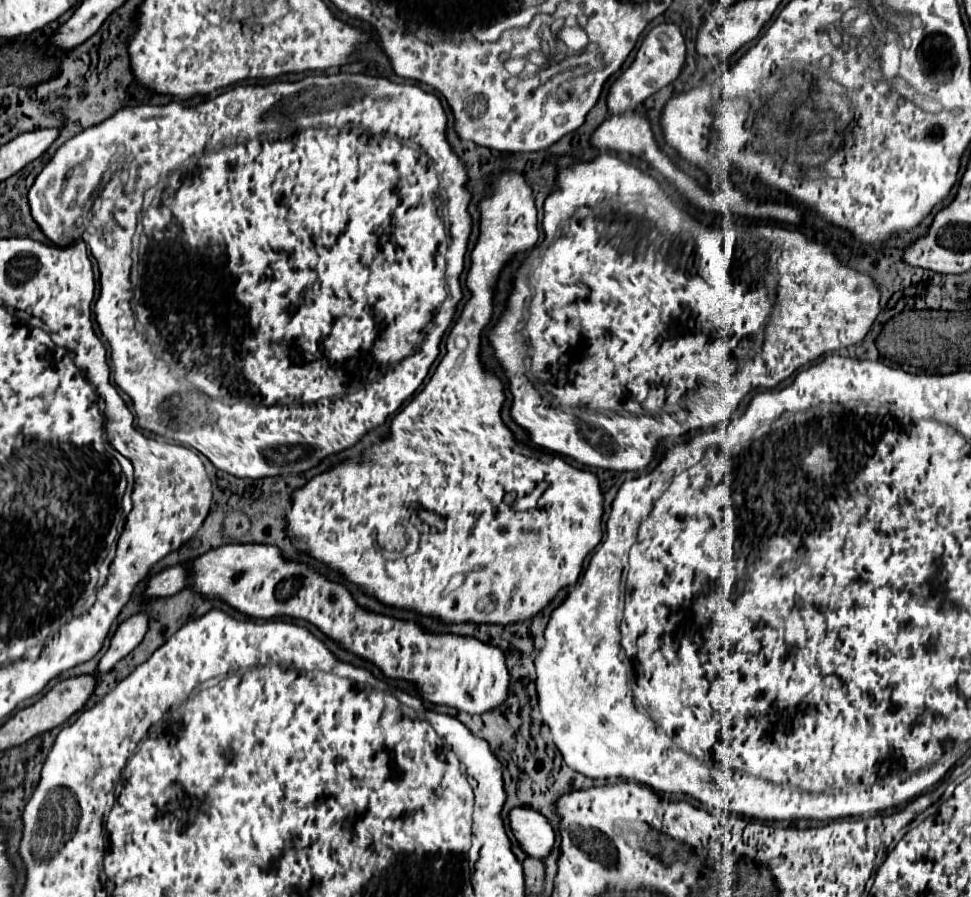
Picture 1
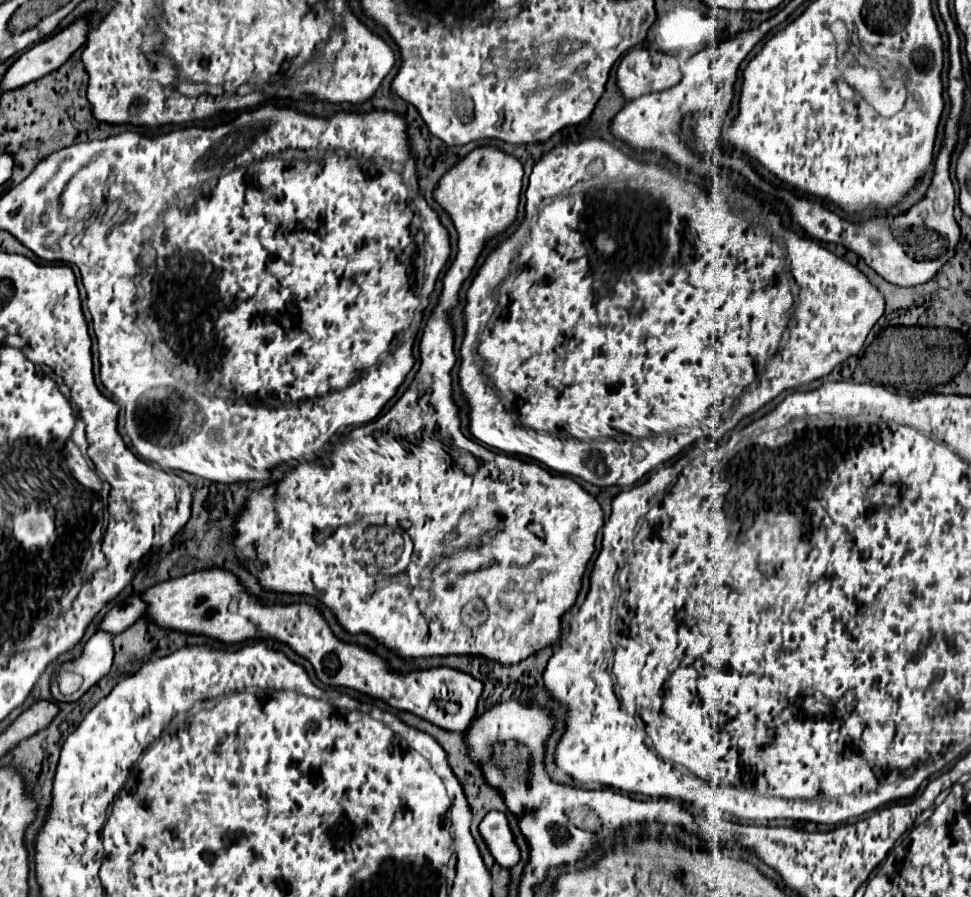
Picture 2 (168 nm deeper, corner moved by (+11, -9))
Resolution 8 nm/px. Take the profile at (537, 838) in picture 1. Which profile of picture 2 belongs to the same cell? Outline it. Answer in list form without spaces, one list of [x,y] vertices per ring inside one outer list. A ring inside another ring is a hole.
[[[490,811],[482,819],[478,829],[480,829],[490,853],[502,867],[514,867],[520,861],[520,849],[514,841],[512,829],[510,829],[504,813]]]

